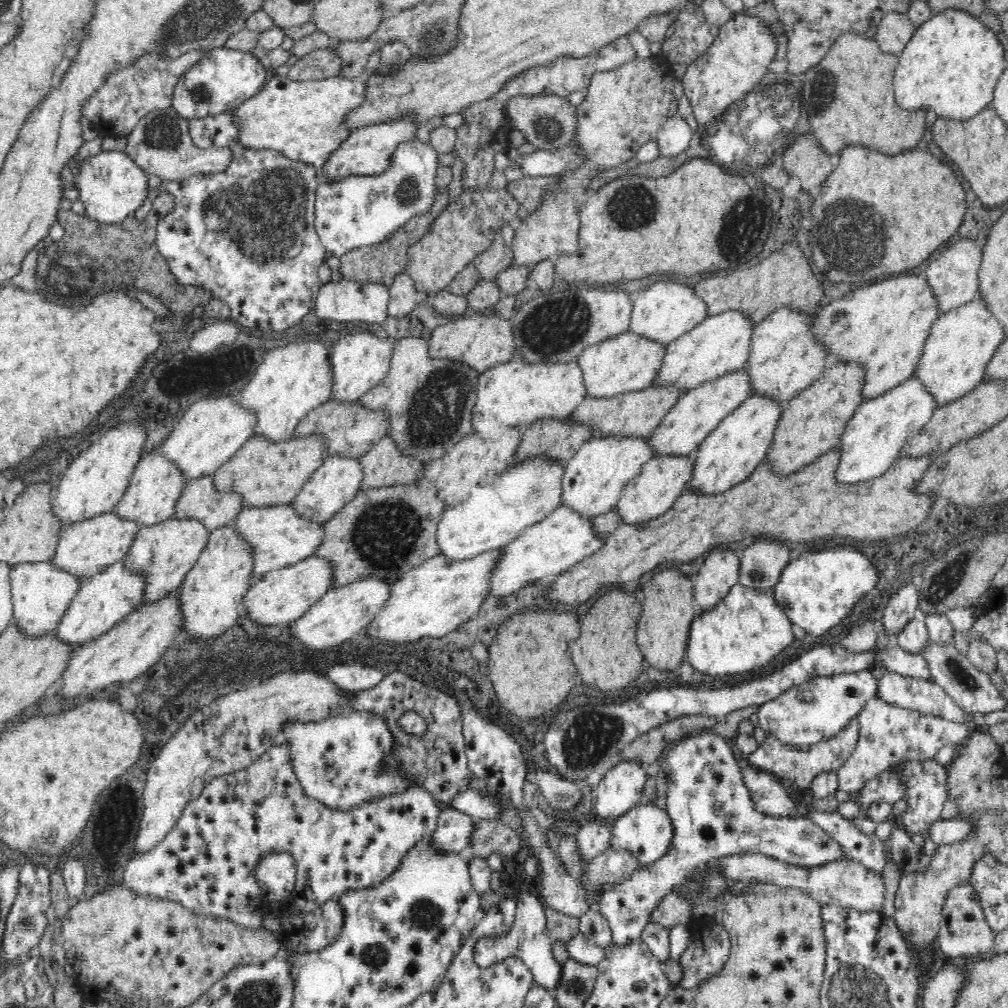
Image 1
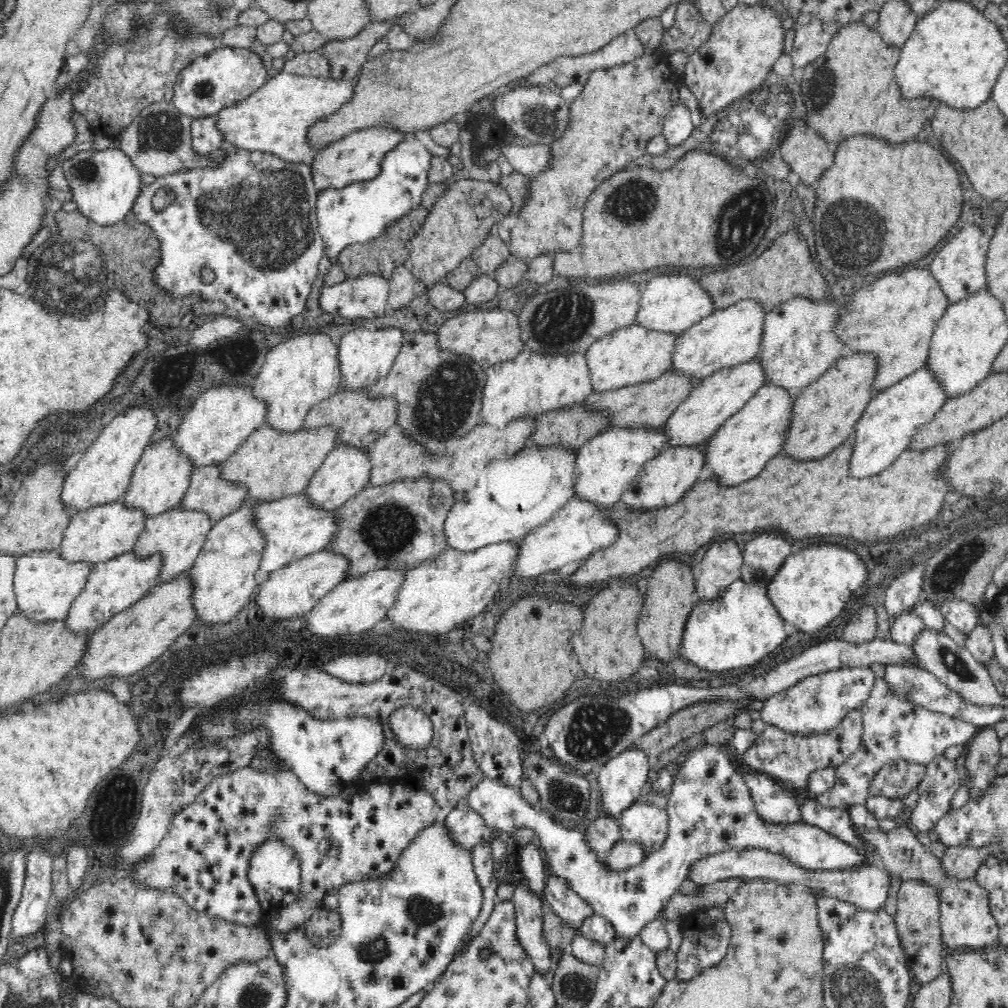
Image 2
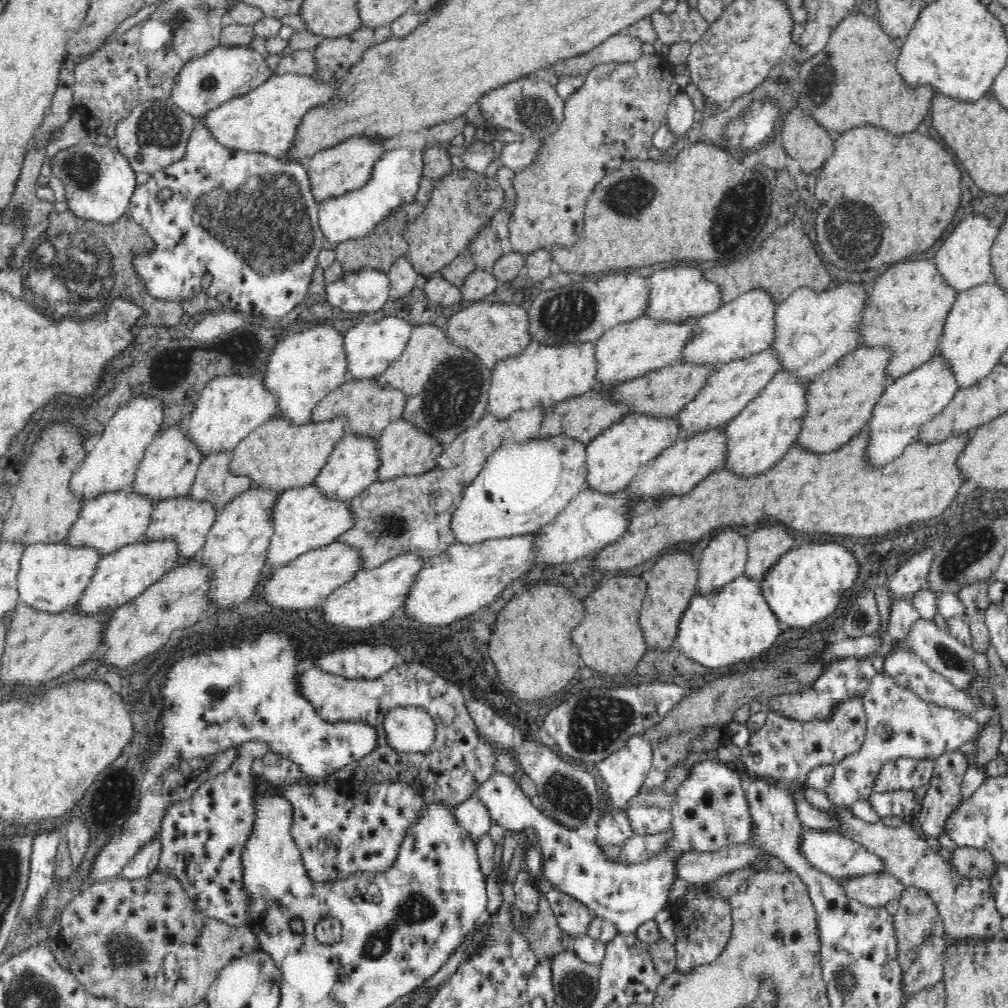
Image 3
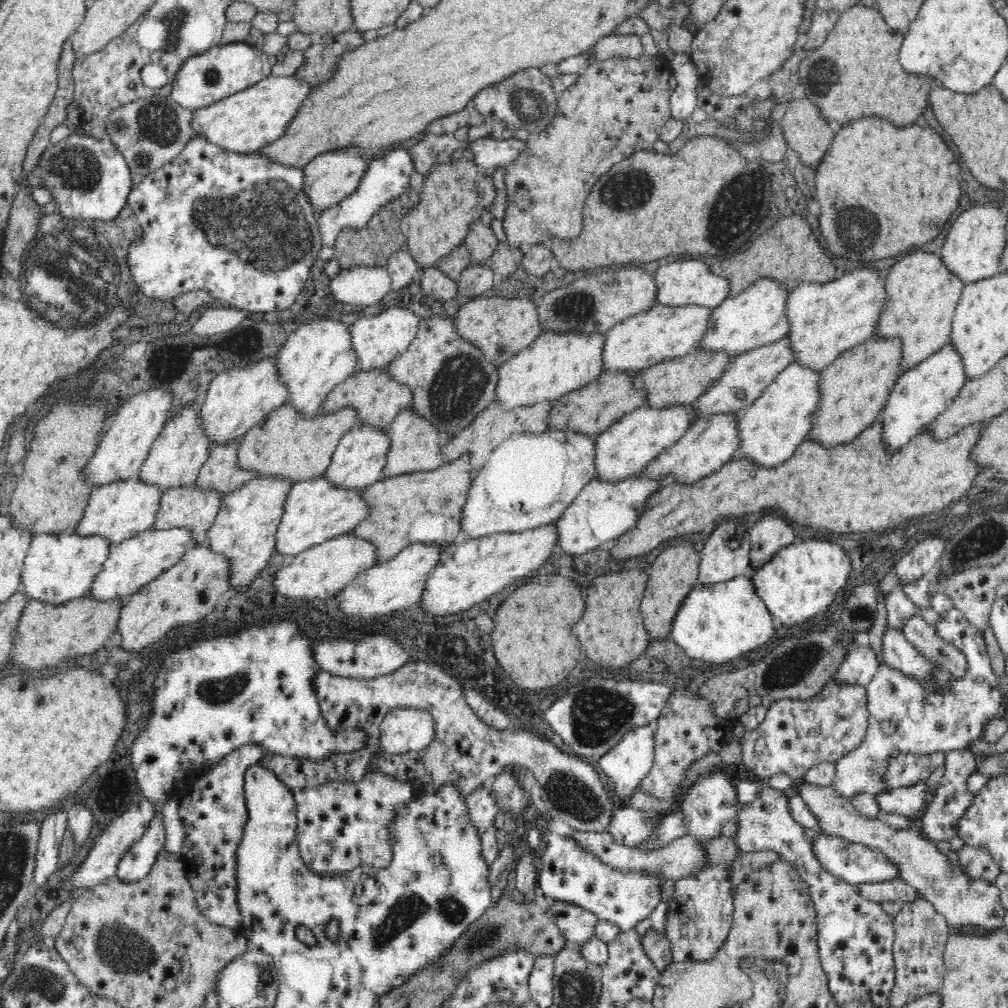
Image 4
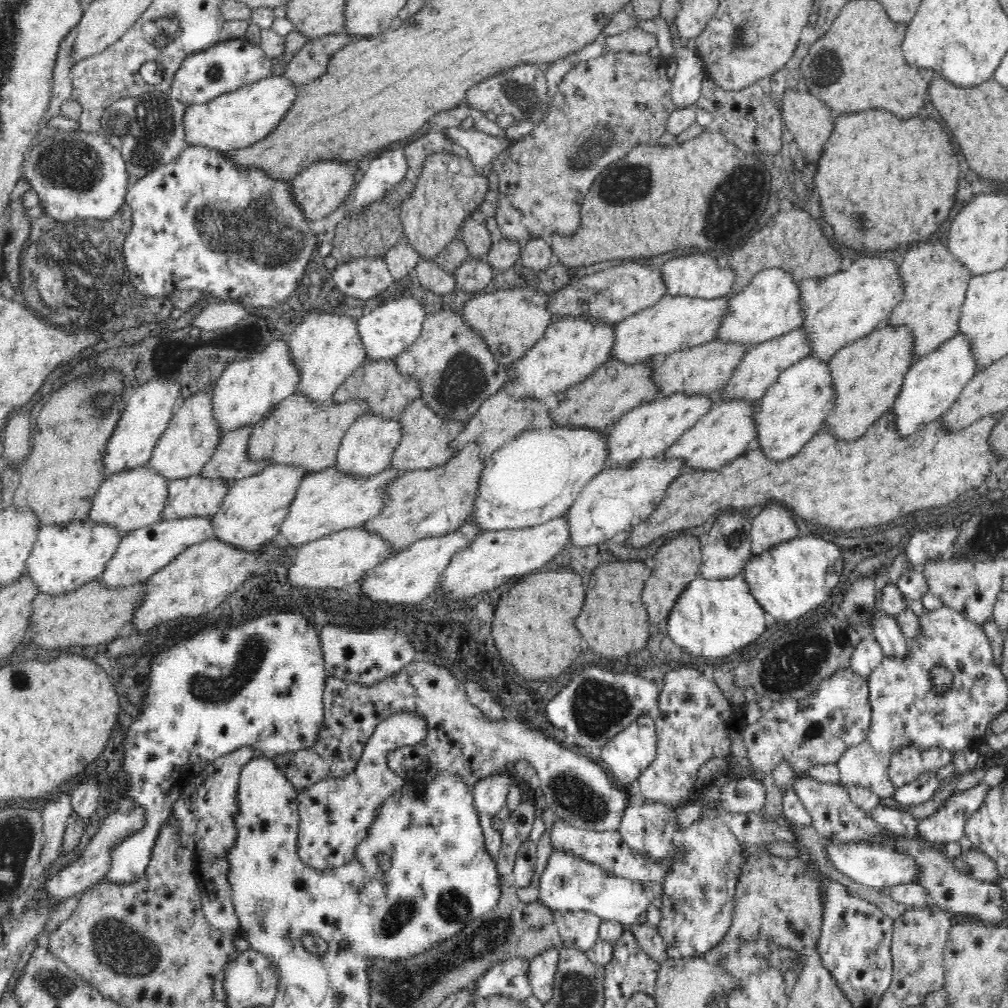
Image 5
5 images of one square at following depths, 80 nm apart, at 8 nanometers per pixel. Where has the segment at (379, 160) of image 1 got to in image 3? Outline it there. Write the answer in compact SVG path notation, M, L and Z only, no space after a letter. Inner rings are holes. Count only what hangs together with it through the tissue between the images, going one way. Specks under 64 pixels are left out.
M352 136L352 138L344 140L338 146L322 150L322 152L317 152L317 154L311 156L305 165L309 178L310 192L314 200L319 205L320 202L326 202L330 198L339 198L346 192L362 188L362 185L366 184L374 162L384 152L386 152L386 149L384 149L382 142L369 140L365 136Z

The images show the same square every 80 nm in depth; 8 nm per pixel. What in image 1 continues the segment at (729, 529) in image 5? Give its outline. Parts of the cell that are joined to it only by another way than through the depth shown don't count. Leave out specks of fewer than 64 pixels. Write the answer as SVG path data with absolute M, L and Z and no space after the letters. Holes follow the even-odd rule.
M714 547L693 578L693 593L698 609L706 610L718 604L730 587L739 582L740 558L728 548Z

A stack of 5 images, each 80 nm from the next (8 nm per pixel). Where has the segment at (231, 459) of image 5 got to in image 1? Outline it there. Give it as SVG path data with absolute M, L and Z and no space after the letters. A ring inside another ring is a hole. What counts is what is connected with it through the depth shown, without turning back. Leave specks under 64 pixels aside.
M212 475L190 477L183 488L174 515L198 517L208 531L232 523L244 506L240 492L221 492Z

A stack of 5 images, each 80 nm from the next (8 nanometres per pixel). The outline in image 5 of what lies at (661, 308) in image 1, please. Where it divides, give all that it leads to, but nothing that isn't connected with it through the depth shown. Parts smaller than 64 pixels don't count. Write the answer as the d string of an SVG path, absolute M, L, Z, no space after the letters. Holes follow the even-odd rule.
M696 252L664 262L662 277L666 281L666 293L686 293L692 297L717 297L729 293L736 280L736 270L720 268L716 260L706 252Z

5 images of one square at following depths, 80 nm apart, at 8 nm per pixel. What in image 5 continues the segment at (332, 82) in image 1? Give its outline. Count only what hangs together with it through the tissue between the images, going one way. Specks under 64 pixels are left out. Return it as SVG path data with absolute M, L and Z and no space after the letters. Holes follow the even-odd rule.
M271 75L203 103L186 105L181 120L185 144L222 153L254 144L274 128L290 108L296 92L297 86L292 85L283 75Z

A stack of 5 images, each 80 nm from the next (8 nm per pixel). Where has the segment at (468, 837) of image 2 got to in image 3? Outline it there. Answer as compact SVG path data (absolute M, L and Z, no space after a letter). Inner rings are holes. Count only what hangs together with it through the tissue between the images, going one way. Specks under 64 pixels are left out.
M475 795L456 805L456 817L458 817L458 823L464 829L468 829L476 841L483 834L488 833L492 826L490 808L482 802L482 798L477 798Z

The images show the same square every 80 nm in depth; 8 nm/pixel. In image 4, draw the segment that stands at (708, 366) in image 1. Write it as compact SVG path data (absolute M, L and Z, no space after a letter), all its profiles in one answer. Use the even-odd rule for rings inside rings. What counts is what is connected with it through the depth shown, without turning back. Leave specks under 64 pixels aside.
M772 275L758 277L741 294L733 298L726 297L717 306L710 330L699 348L724 349L736 356L788 336L792 328L792 323L788 319L790 294L778 277Z

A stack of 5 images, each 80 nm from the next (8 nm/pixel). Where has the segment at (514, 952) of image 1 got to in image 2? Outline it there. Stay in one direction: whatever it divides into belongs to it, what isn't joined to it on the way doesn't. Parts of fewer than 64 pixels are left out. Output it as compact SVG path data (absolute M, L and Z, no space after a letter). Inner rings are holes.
M516 884L513 893L519 940L529 953L534 970L550 974L551 952L542 936L542 897L522 884Z

